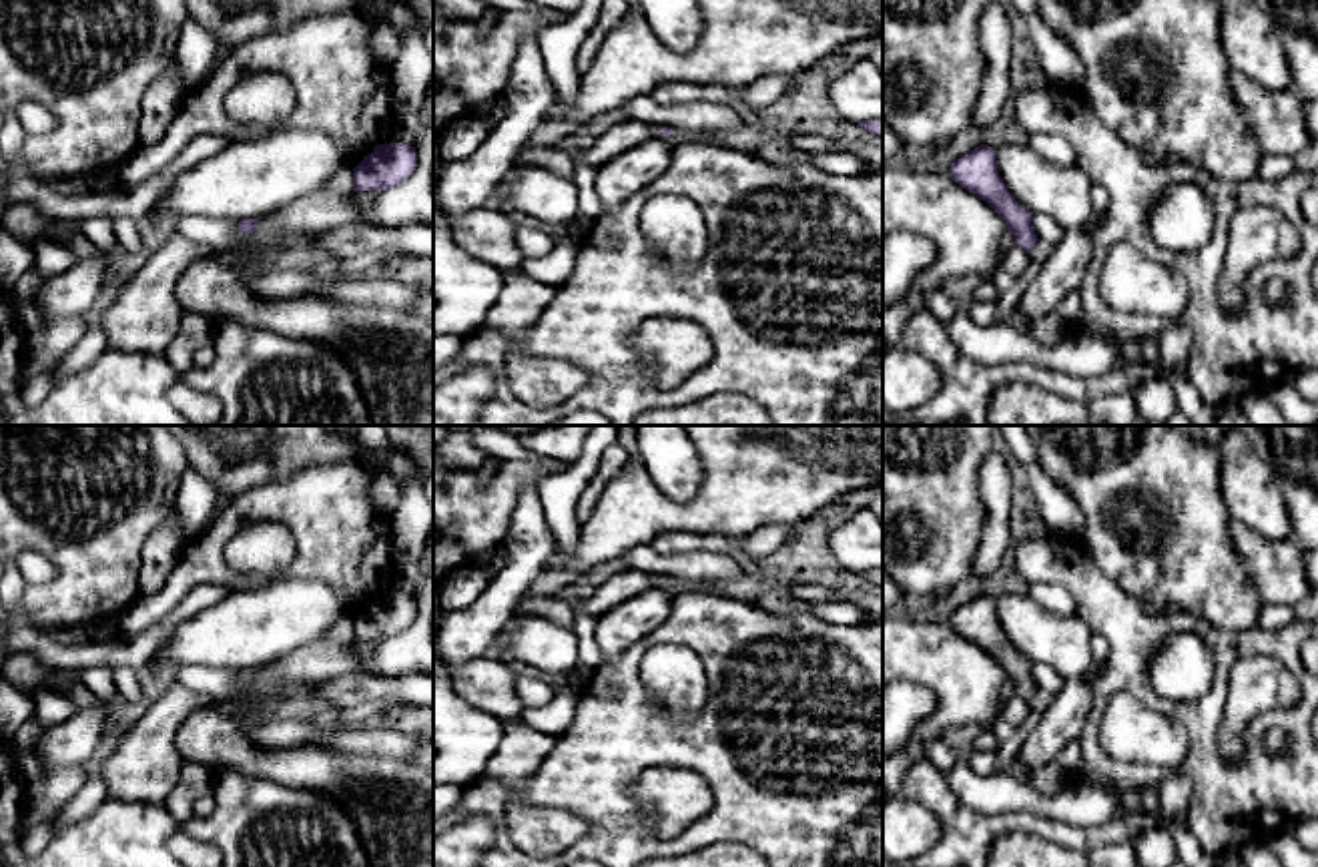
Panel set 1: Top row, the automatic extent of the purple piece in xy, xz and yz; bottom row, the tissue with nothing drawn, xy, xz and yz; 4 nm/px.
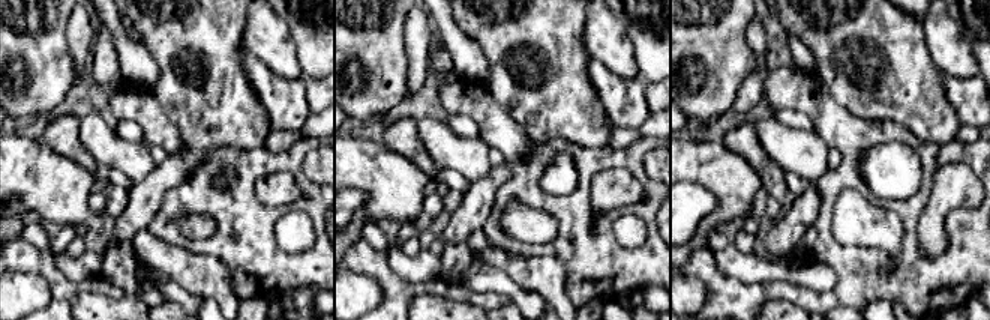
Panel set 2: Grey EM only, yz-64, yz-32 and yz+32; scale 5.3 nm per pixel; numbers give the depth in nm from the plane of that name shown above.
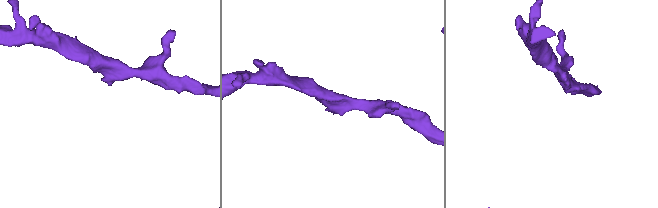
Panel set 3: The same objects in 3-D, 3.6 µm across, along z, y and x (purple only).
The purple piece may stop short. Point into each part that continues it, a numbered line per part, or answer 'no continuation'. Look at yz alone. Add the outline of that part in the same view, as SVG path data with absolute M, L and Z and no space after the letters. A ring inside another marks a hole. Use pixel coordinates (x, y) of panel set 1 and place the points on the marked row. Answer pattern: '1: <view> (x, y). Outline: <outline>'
1: yz (1038, 255). Outline: M1037 241L1035 247L1027 253L1031 265L1041 267L1045 259L1051 255L1053 247L1047 245L1045 241Z

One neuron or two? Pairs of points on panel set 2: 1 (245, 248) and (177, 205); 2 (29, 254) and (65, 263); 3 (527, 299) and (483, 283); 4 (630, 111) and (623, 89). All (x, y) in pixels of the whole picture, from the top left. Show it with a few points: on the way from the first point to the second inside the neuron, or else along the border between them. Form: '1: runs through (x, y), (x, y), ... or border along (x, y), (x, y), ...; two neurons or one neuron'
1: runs through (236, 229), (212, 205), (197, 205); one neuron
2: border along (53, 254), (57, 268), (68, 278), (86, 280); two neurons
3: runs through (516, 295), (509, 287), (494, 283); one neuron
4: runs through (626, 105), (623, 95); one neuron

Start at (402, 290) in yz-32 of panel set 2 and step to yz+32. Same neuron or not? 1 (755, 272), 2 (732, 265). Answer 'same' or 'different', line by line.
1: different
2: different

